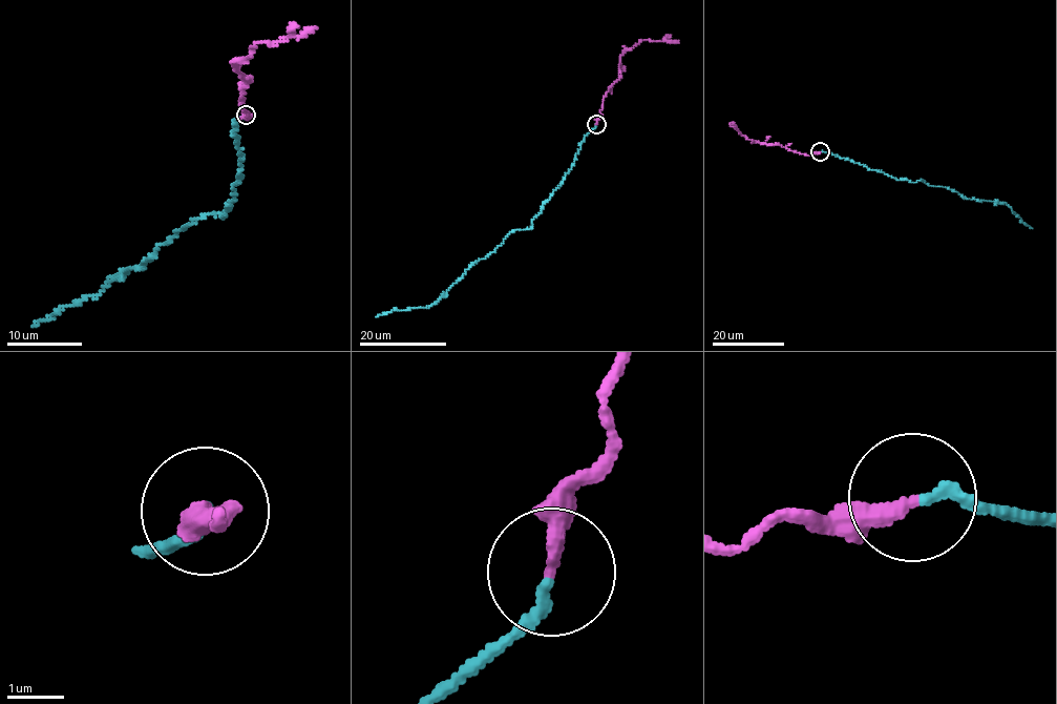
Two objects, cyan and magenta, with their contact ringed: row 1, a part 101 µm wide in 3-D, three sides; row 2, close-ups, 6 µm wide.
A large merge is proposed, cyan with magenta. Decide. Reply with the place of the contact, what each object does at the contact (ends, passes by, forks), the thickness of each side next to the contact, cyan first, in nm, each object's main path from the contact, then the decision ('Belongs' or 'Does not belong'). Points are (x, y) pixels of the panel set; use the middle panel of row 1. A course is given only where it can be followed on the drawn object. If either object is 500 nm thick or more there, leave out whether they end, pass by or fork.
Place: (596, 124). At the ring cyan ends. At the ring magenta ends. Thickness 190 nm (cyan) against 280 nm. Course of cyan: (597, 124), (585, 136), (570, 170), (530, 228), (511, 231), (434, 304), (376, 316). Course of magenta: (597, 123), (608, 88), (620, 75), (624, 52), (642, 40), (679, 42). Belongs

